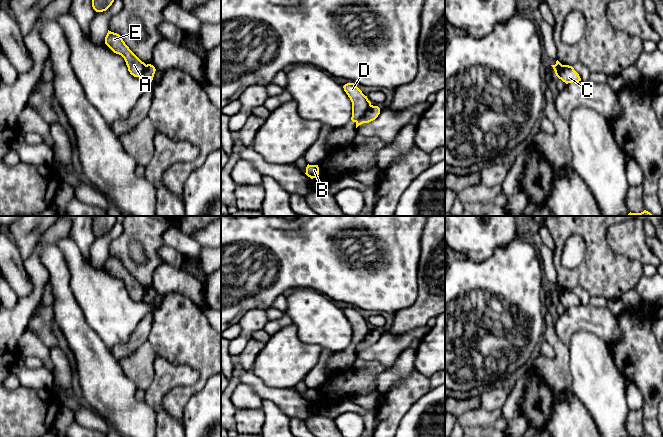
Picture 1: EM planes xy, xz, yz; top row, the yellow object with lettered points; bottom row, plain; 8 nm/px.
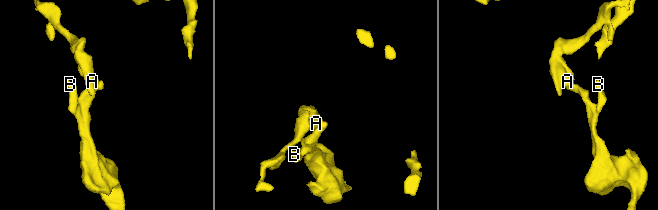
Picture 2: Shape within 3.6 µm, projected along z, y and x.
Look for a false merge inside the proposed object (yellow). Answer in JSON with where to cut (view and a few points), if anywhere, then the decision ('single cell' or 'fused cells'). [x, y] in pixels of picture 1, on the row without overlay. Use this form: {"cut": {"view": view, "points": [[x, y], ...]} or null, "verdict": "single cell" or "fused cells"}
{"cut": {"view": "xz", "points": [[371, 329], [356, 346]]}, "verdict": "fused cells"}

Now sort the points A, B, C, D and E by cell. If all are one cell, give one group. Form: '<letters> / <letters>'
A D E / B C

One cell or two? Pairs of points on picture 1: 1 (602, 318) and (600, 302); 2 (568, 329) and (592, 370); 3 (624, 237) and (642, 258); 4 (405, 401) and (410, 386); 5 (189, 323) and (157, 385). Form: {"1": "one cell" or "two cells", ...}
{"1": "two cells", "2": "two cells", "3": "one cell", "4": "one cell", "5": "two cells"}

